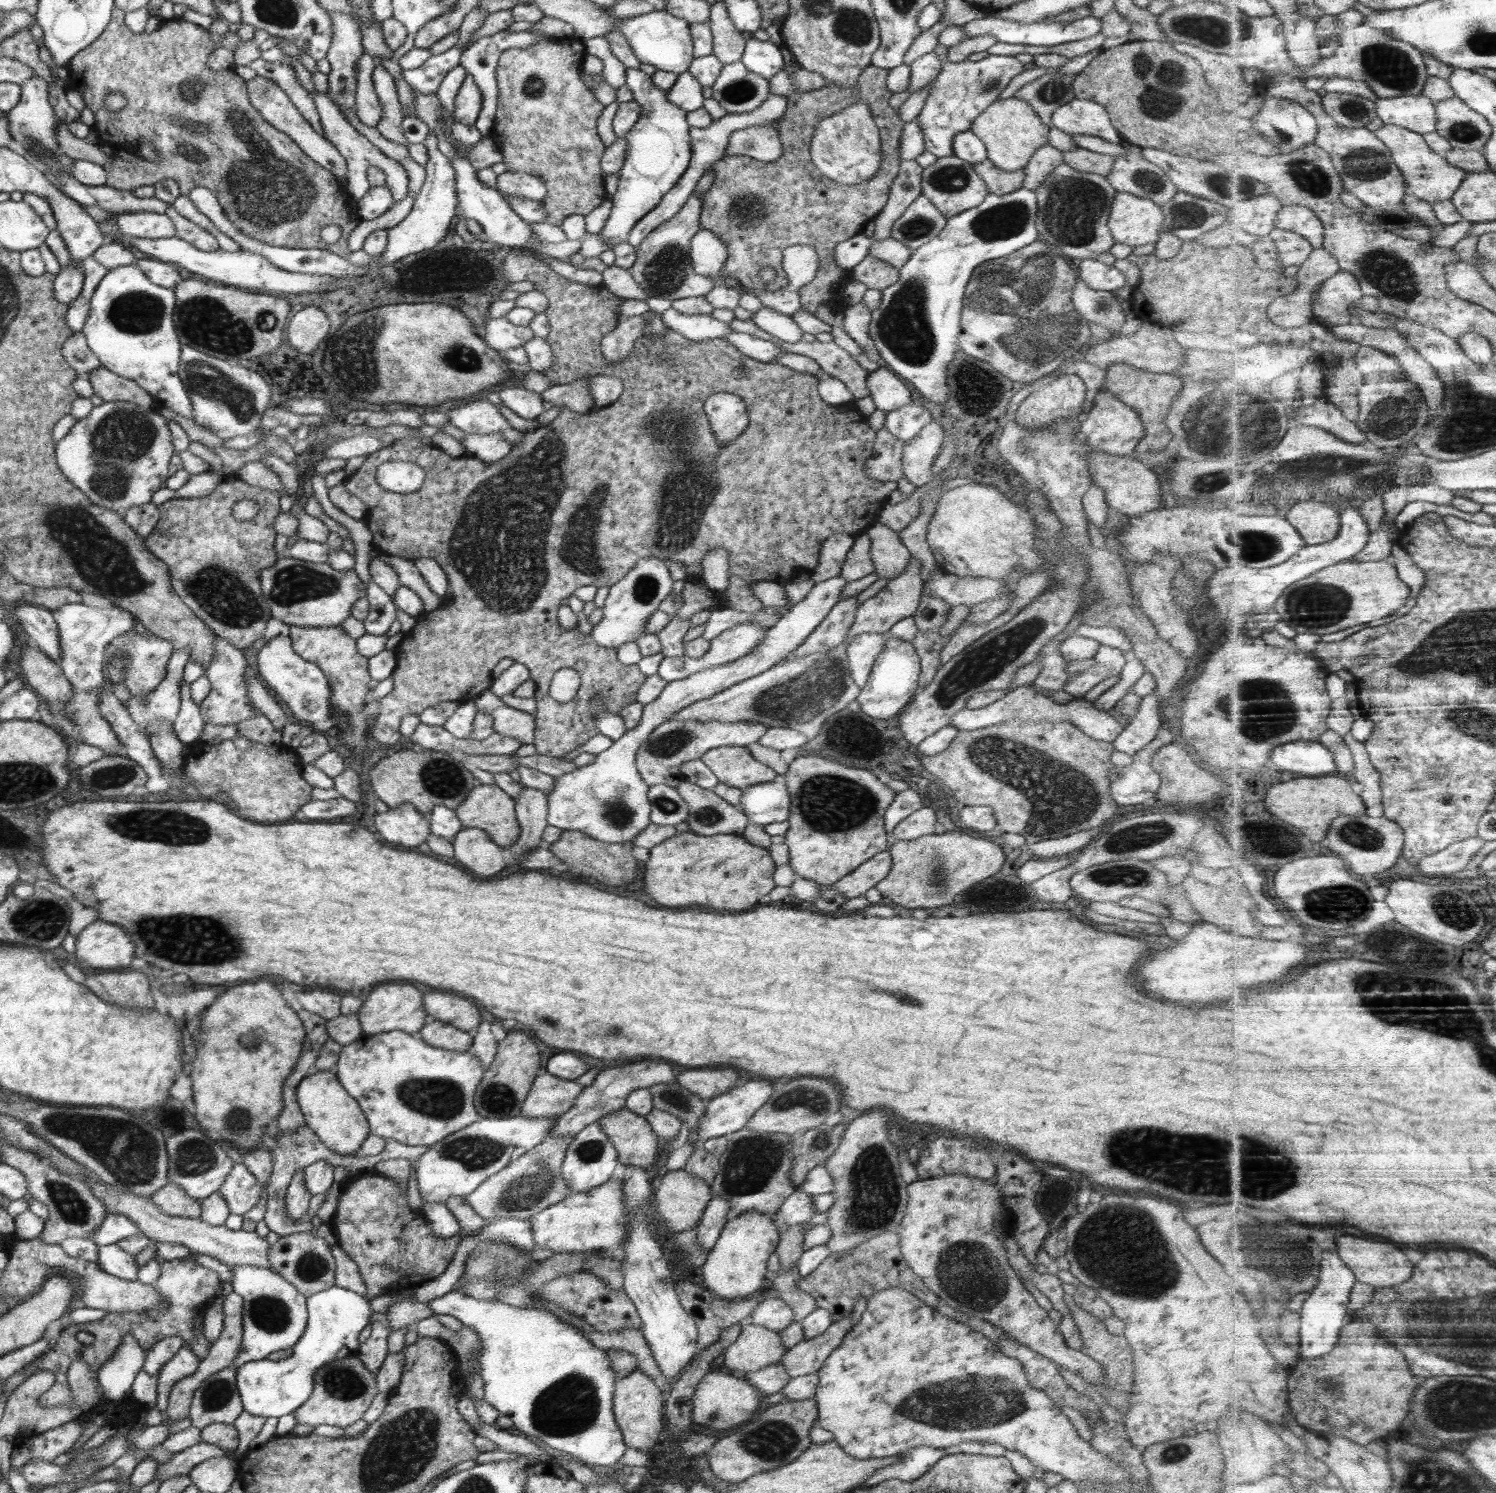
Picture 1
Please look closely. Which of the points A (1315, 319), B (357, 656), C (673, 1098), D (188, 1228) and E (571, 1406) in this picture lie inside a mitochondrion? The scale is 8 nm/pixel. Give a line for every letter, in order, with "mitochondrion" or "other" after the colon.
A: other
B: other
C: mitochondrion
D: other
E: mitochondrion

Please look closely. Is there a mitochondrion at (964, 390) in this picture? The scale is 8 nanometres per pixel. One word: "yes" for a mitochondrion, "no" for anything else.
no

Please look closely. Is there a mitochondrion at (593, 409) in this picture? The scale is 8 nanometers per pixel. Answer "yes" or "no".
no

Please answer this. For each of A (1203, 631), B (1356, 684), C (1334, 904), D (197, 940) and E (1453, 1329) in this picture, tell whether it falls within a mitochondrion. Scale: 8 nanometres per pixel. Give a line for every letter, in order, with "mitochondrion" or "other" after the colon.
A: other
B: other
C: mitochondrion
D: mitochondrion
E: mitochondrion

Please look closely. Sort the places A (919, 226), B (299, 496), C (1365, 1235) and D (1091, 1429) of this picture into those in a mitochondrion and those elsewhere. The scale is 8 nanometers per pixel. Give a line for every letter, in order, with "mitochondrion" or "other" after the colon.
A: mitochondrion
B: other
C: other
D: other

